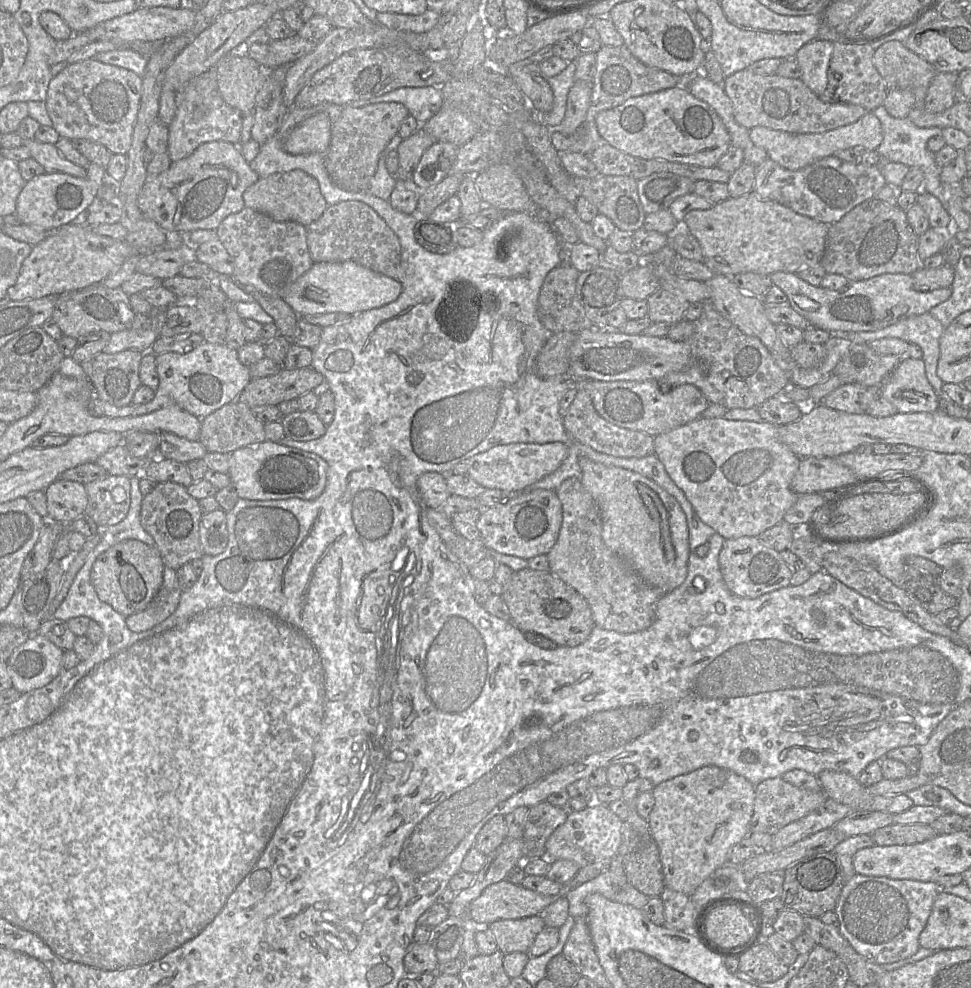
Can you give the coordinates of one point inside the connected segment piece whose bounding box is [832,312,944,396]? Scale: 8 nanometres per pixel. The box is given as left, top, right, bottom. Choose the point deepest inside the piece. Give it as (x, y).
(924, 330)

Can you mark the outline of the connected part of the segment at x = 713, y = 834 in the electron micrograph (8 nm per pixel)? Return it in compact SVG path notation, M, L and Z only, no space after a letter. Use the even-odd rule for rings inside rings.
M711 765L676 776L653 788L655 804L647 821L650 834L659 848L666 887L690 896L717 868L729 862L732 847L749 836L755 789L755 785L743 776Z

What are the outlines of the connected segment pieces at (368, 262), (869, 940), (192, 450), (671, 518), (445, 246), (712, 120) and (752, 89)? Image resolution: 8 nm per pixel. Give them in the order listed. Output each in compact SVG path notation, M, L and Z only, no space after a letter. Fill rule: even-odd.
M359 201L328 205L319 219L305 227L307 245L314 263L354 261L372 271L402 281L399 239L370 206Z
M856 873L845 883L834 909L839 920L838 930L858 954L871 962L884 965L908 958L920 948L920 933L928 921L940 890L936 882L891 879Z
M160 432L157 456L182 463L201 460L208 450L198 441L191 441L170 432Z
M586 457L579 458L581 483L596 502L602 520L602 538L605 545L626 560L650 586L668 593L679 587L688 573L689 539L686 516L666 490L651 479L628 469L605 466Z
M419 218L414 227L417 242L426 250L436 254L448 254L459 245L454 238L454 225Z
M686 86L631 97L596 116L600 136L613 147L642 159L665 160L699 167L715 167L731 147L730 135L719 115L694 97Z
M748 68L726 77L722 86L732 102L735 121L749 130L761 126L791 134L825 133L854 123L868 113L859 105L822 101L800 78L758 75Z

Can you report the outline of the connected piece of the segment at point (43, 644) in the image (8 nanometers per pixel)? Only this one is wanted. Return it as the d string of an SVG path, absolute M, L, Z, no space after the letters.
M32 634L6 660L12 686L23 693L48 684L62 670L63 653L46 637Z

